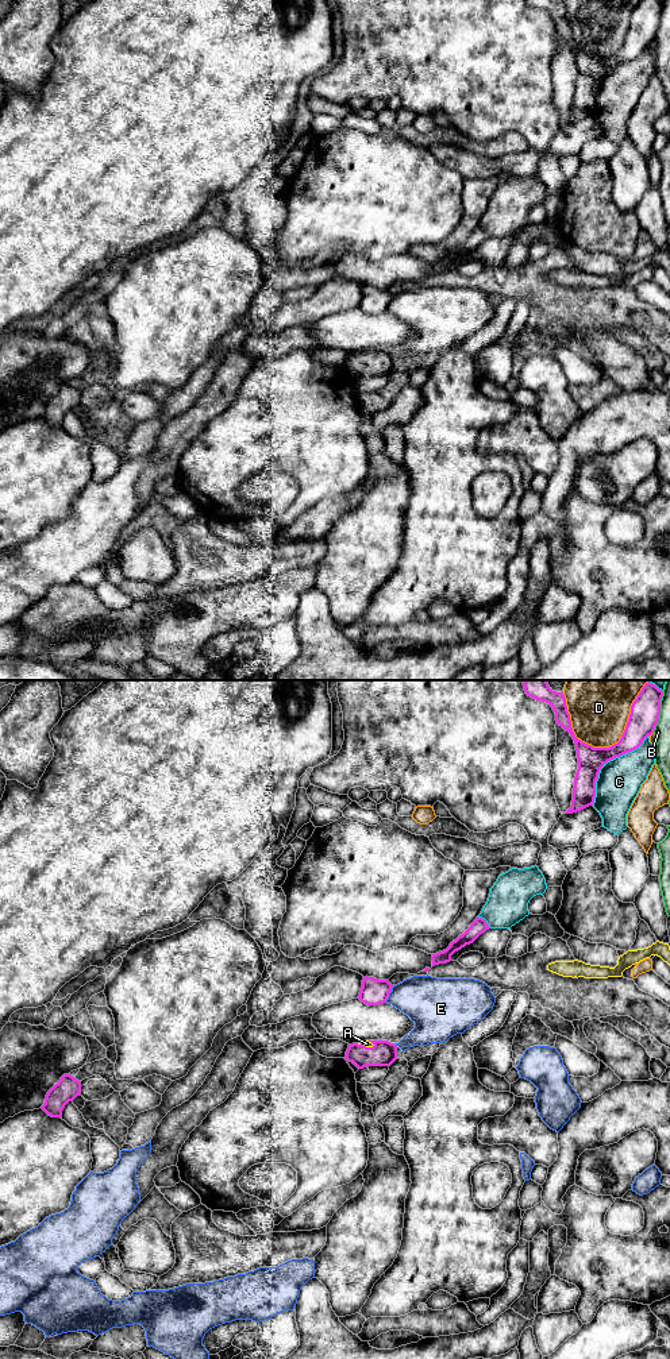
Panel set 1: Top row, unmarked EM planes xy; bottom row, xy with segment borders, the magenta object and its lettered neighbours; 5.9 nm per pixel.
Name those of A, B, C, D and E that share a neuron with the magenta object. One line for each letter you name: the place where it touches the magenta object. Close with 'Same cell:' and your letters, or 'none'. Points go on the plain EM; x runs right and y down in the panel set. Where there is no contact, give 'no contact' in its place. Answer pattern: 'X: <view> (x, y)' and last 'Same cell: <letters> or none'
A: xy (365, 355)
Same cell: A

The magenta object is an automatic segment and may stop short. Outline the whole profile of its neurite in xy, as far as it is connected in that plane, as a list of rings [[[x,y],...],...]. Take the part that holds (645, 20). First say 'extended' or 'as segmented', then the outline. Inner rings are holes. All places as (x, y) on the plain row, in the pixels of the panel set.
as segmented; [[[525,0],[525,3],[548,12],[555,22],[557,32],[570,42],[575,53],[578,78],[574,86],[571,116],[565,123],[593,115],[600,78],[608,70],[638,58],[654,42],[663,5],[663,0],[640,0],[631,15],[631,23],[620,50],[609,57],[593,57],[575,46],[562,1]]]

